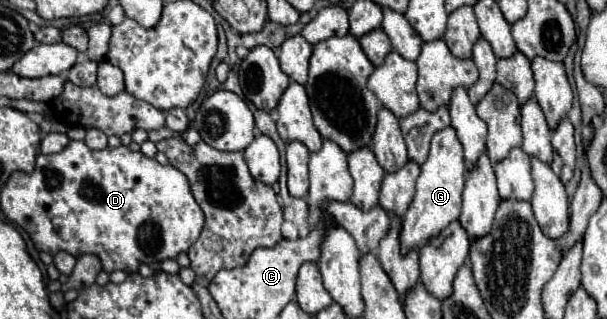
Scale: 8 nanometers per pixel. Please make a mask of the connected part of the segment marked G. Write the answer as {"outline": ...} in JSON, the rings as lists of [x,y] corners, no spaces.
{"outline":[[[447,127],[433,135],[431,139],[431,151],[427,161],[421,165],[421,175],[417,179],[417,191],[413,197],[413,203],[409,211],[403,217],[399,243],[401,243],[401,255],[407,255],[411,251],[421,251],[433,237],[437,237],[451,221],[459,219],[461,213],[461,193],[465,185],[467,165],[463,159],[463,147],[455,135],[453,127]]]}

